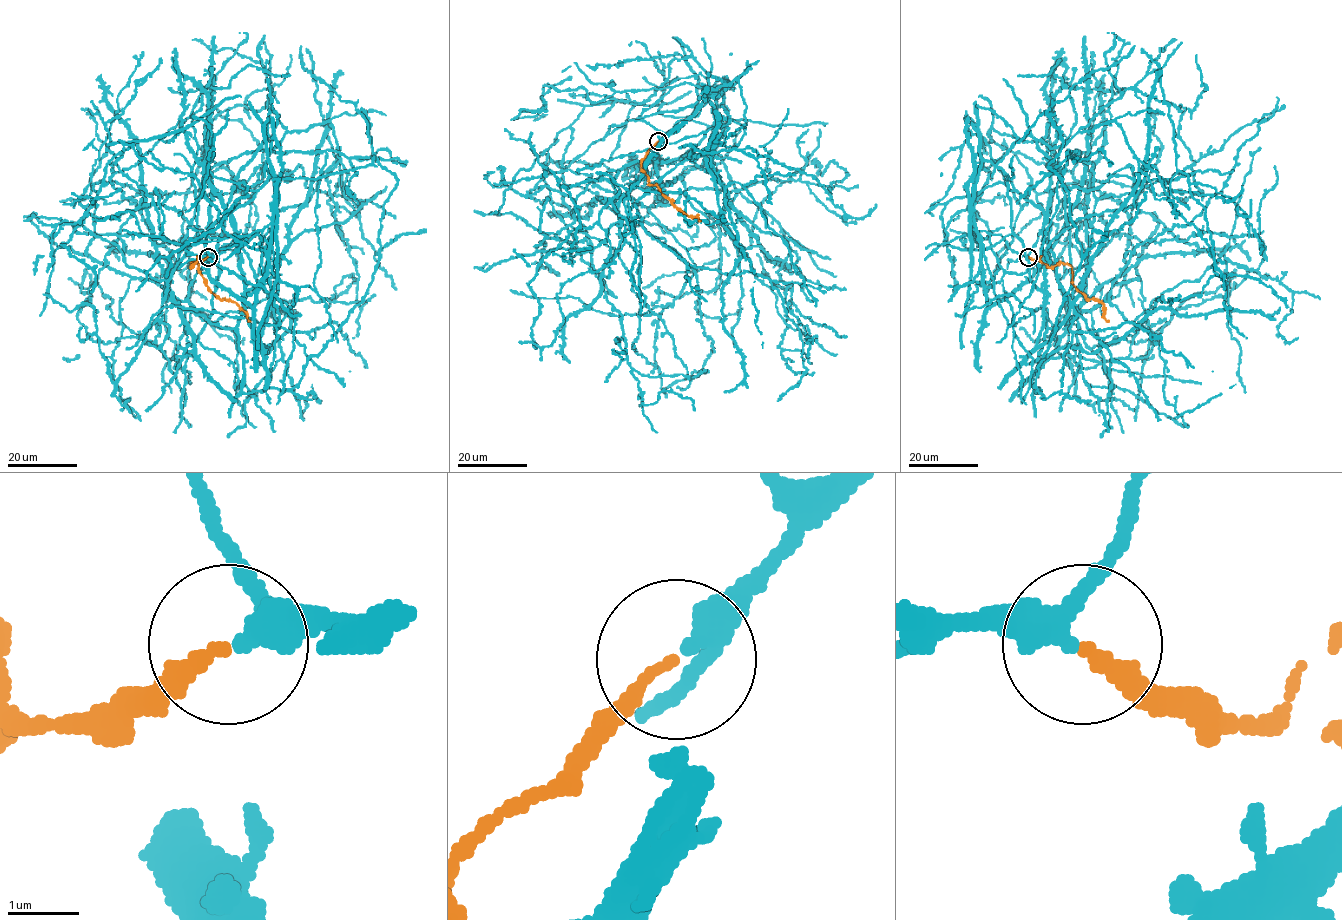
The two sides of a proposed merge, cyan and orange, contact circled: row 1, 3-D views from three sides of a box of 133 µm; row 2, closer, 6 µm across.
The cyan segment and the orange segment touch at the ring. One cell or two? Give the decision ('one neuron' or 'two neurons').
one neuron

